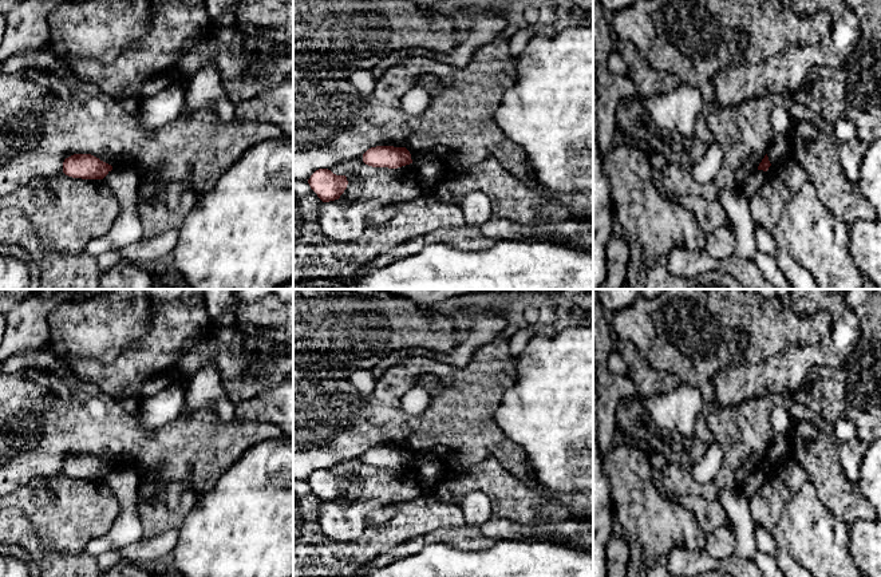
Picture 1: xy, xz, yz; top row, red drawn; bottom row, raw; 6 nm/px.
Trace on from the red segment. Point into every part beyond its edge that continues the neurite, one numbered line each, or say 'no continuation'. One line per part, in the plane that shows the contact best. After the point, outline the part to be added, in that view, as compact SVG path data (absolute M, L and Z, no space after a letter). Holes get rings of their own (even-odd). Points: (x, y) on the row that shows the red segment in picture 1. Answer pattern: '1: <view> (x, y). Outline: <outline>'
no continuation

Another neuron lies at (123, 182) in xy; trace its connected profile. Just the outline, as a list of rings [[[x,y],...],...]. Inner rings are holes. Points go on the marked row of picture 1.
[[[112,169],[103,181],[116,197],[121,213],[106,236],[87,244],[84,253],[92,257],[104,252],[119,253],[123,248],[138,242],[143,234],[135,205],[142,182],[139,174],[134,169]]]

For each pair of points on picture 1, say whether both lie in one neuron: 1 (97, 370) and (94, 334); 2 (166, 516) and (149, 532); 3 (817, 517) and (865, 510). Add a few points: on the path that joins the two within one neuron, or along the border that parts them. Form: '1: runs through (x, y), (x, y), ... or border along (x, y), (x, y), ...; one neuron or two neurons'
1: border along (125, 348), (107, 363), (70, 363); two neurons
2: runs through (162, 518), (153, 528); one neuron
3: border along (814, 487), (820, 501), (848, 525); two neurons

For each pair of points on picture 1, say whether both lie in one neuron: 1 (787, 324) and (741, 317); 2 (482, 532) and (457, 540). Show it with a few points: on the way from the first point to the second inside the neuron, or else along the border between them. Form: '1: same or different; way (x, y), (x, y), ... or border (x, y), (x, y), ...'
1: same; way (775, 320), (753, 317)
2: same; way (475, 532), (463, 533)

